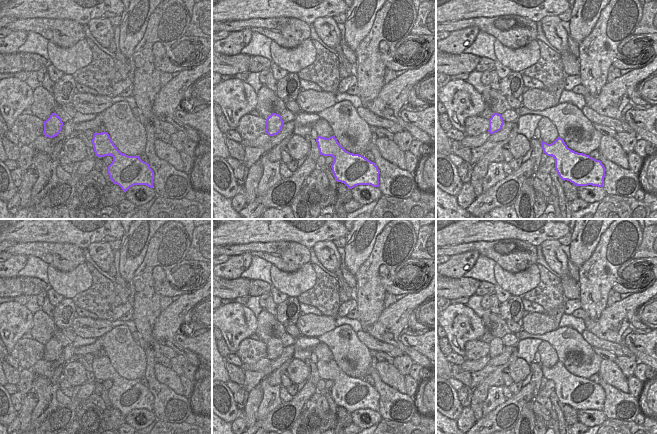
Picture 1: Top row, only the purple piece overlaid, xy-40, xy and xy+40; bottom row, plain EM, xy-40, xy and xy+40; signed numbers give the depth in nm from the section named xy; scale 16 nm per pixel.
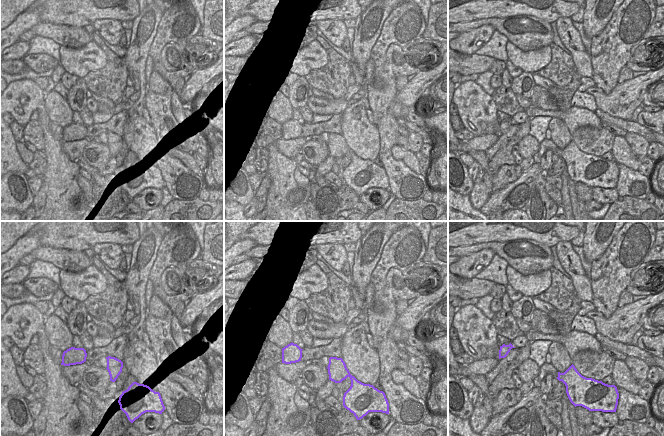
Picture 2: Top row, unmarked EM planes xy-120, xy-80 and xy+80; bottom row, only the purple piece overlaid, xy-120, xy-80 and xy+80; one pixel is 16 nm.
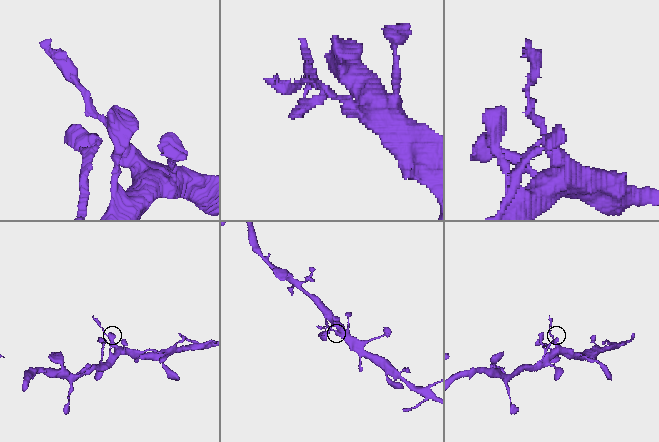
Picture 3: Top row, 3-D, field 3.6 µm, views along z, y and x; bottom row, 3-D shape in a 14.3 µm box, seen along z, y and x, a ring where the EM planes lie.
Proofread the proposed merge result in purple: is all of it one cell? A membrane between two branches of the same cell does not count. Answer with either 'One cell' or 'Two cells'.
Two cells

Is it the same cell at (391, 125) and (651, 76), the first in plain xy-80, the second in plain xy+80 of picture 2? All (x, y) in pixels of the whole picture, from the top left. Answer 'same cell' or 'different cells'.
different cells

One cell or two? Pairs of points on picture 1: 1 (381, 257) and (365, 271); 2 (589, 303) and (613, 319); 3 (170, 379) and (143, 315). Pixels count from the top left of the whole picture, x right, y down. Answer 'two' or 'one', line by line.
1: one
2: two
3: two

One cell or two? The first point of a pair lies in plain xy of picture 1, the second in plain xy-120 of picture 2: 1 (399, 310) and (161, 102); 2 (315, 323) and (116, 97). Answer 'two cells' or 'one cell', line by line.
1: two cells
2: two cells

